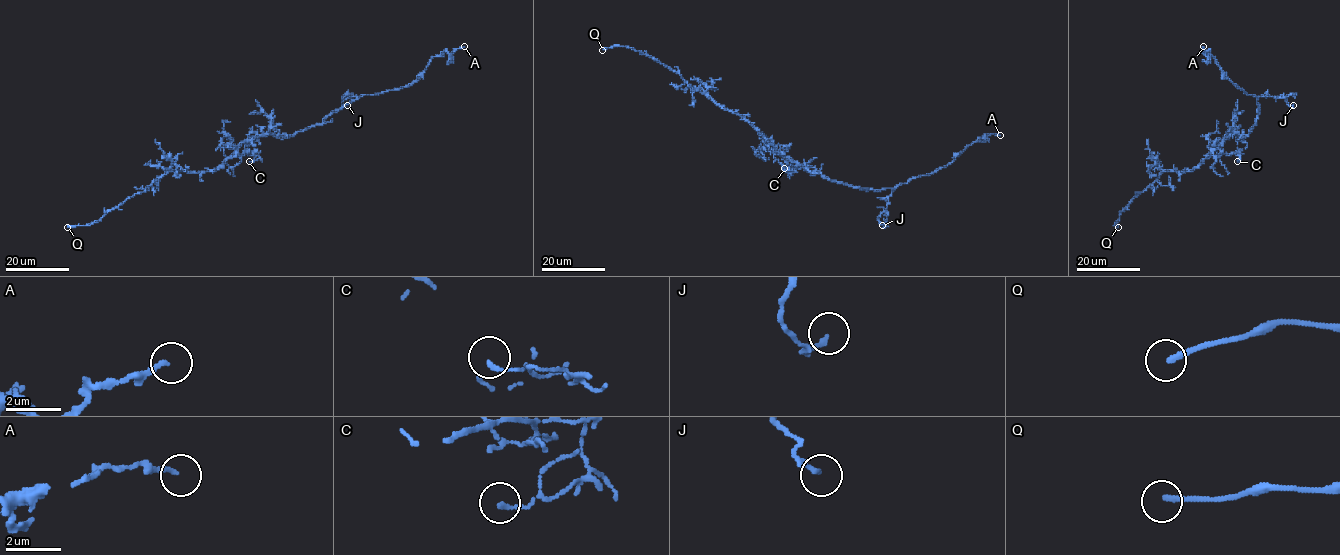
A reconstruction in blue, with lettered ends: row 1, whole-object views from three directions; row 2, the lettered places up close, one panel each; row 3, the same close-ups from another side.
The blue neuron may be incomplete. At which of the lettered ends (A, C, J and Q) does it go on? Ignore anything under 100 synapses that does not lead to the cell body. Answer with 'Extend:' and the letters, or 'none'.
Extend: Q

